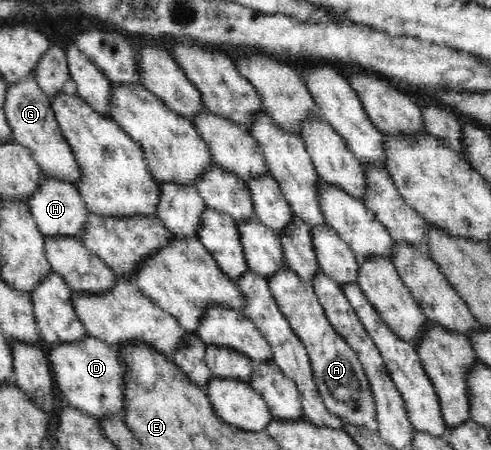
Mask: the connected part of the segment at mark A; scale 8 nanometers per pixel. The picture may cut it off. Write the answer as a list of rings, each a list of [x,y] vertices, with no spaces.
[[[290,269],[281,270],[274,274],[274,277],[269,277],[268,283],[278,308],[307,349],[314,382],[328,411],[344,419],[345,423],[377,432],[376,402],[363,366],[346,340],[332,327],[313,285],[302,281],[300,276]]]

